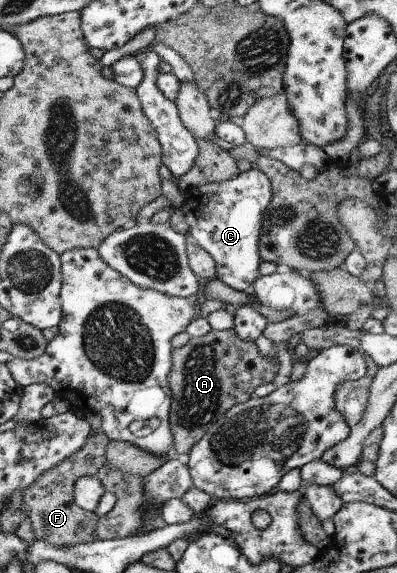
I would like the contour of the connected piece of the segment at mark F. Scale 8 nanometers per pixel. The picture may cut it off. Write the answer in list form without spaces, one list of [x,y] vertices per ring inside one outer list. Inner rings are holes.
[[[98,429],[93,435],[87,435],[85,443],[73,455],[59,461],[49,471],[41,471],[39,477],[21,492],[22,508],[36,540],[43,541],[55,547],[86,544],[95,539],[94,530],[98,516],[82,510],[73,499],[73,483],[83,476],[95,476],[97,470],[104,464],[105,445],[108,436]]]

